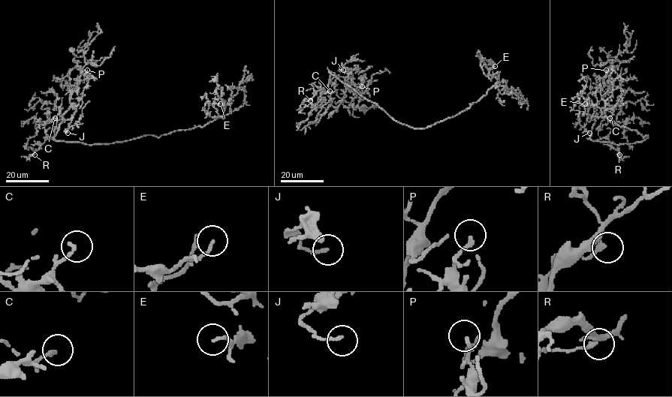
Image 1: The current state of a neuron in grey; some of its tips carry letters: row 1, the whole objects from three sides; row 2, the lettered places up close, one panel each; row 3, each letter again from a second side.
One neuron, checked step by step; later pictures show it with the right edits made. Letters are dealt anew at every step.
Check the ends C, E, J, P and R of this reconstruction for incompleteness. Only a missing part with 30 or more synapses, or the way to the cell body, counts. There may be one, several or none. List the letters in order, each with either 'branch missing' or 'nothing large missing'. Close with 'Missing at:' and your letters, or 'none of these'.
C: nothing large missing
E: nothing large missing
J: nothing large missing
P: nothing large missing
R: nothing large missing
Missing at: none of these

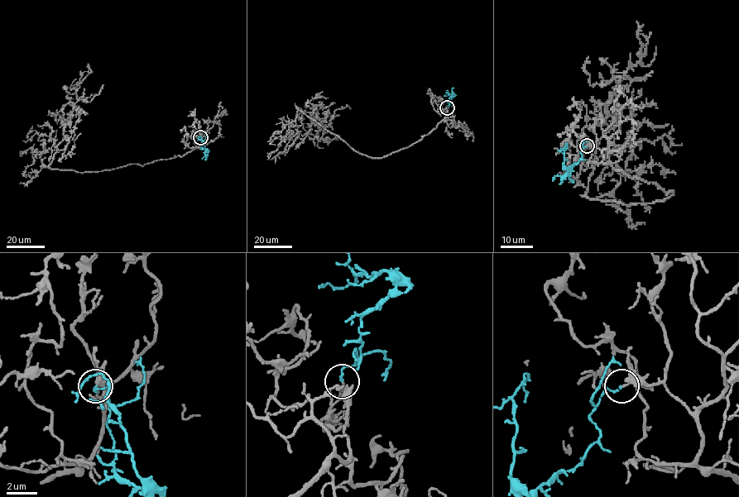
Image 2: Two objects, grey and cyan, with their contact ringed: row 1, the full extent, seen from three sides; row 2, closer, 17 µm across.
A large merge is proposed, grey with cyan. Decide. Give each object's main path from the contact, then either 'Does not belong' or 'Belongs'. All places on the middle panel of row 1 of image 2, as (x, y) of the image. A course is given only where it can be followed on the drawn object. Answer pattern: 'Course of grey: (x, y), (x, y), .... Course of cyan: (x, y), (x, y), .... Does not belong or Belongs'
Course of grey: (447, 107), (448, 117), (419, 140), (372, 158), (296, 107), (325, 126), (337, 109), (350, 107). Course of cyan: (447, 107), (453, 96), (444, 95). Does not belong

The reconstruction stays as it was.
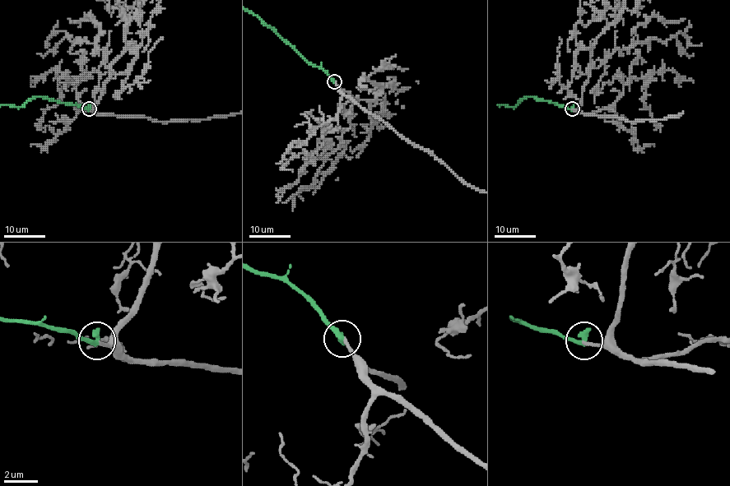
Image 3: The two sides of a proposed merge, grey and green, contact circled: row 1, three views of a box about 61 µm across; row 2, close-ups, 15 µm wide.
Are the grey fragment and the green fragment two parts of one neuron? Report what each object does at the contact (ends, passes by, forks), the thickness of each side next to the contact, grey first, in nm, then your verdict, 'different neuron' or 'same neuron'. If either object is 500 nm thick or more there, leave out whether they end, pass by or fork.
grey ends; green ends; calibres 190 and 420 nm; same neuron

